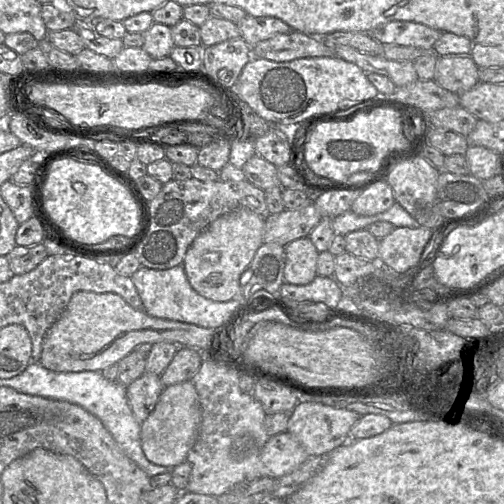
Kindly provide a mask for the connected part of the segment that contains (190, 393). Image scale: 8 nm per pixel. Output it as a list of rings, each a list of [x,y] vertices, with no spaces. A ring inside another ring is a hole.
[[[191,380],[165,387],[154,410],[141,423],[141,446],[146,458],[171,469],[186,461],[198,439],[201,420],[199,396]]]

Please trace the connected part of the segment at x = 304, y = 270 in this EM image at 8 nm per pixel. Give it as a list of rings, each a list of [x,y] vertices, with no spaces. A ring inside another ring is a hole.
[[[309,236],[291,241],[285,247],[284,282],[307,285],[317,274],[319,252]]]

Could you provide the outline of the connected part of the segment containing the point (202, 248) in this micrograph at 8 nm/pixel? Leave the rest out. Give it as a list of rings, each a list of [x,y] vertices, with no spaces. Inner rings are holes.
[[[240,206],[215,219],[194,239],[182,266],[190,285],[198,294],[217,302],[241,296],[241,275],[263,244],[265,218]]]

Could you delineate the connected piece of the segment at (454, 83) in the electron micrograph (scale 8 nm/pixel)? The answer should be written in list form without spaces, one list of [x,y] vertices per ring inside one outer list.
[[[470,55],[439,56],[433,80],[449,91],[461,94],[480,82],[479,68]]]

